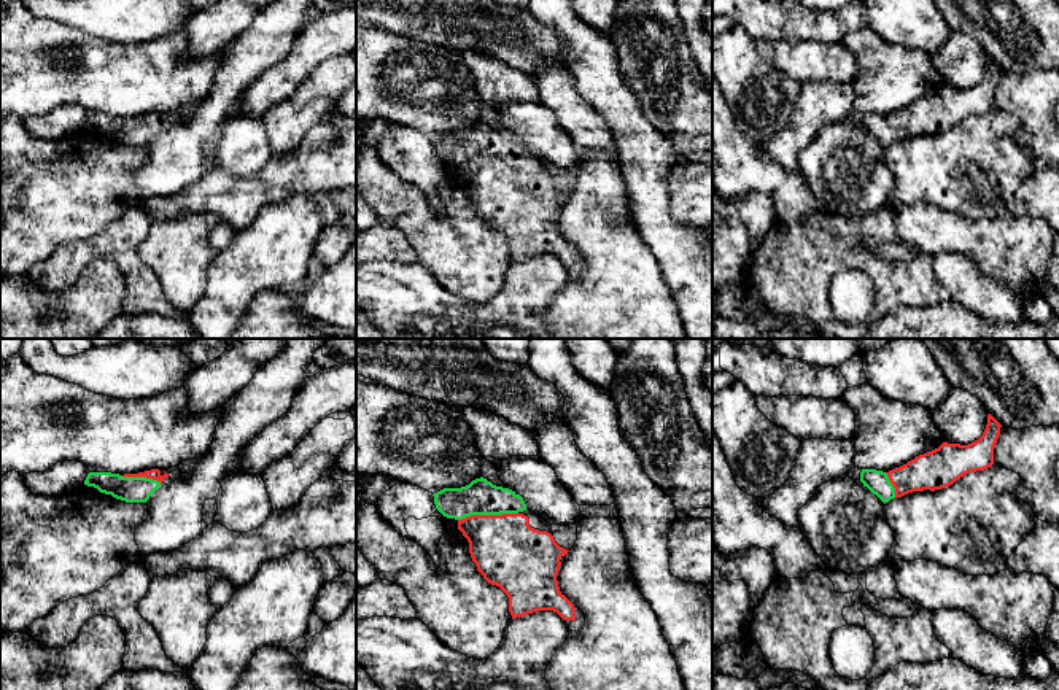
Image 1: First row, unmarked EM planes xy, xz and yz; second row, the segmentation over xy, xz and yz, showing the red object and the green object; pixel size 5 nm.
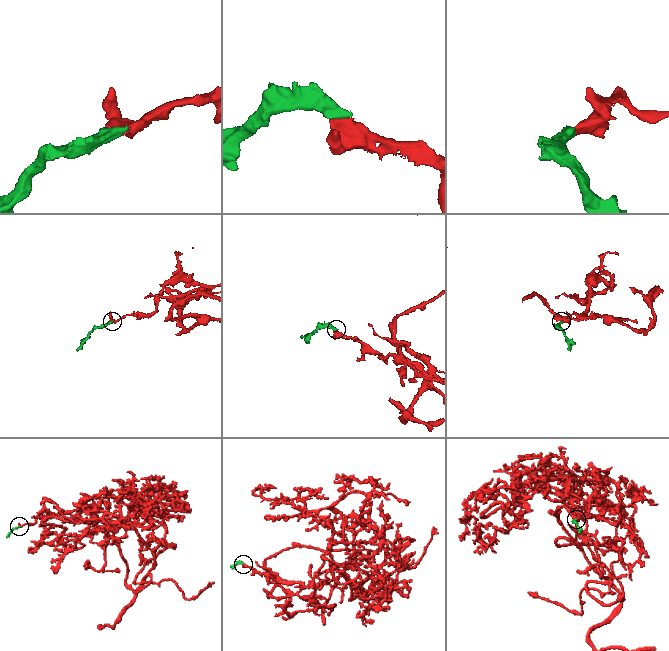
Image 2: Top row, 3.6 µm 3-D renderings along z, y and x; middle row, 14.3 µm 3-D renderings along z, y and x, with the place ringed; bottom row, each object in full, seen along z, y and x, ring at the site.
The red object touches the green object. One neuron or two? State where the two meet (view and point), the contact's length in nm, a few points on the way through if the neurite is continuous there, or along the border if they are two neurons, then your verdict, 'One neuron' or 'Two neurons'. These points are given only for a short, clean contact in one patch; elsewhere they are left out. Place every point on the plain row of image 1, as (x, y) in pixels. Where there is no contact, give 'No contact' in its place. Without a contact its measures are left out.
Touches red at xz (487, 159). Shared border 300 nm. Path across: xz (508, 196), (501, 189), (487, 159), (481, 151), (481, 140). One neuron

